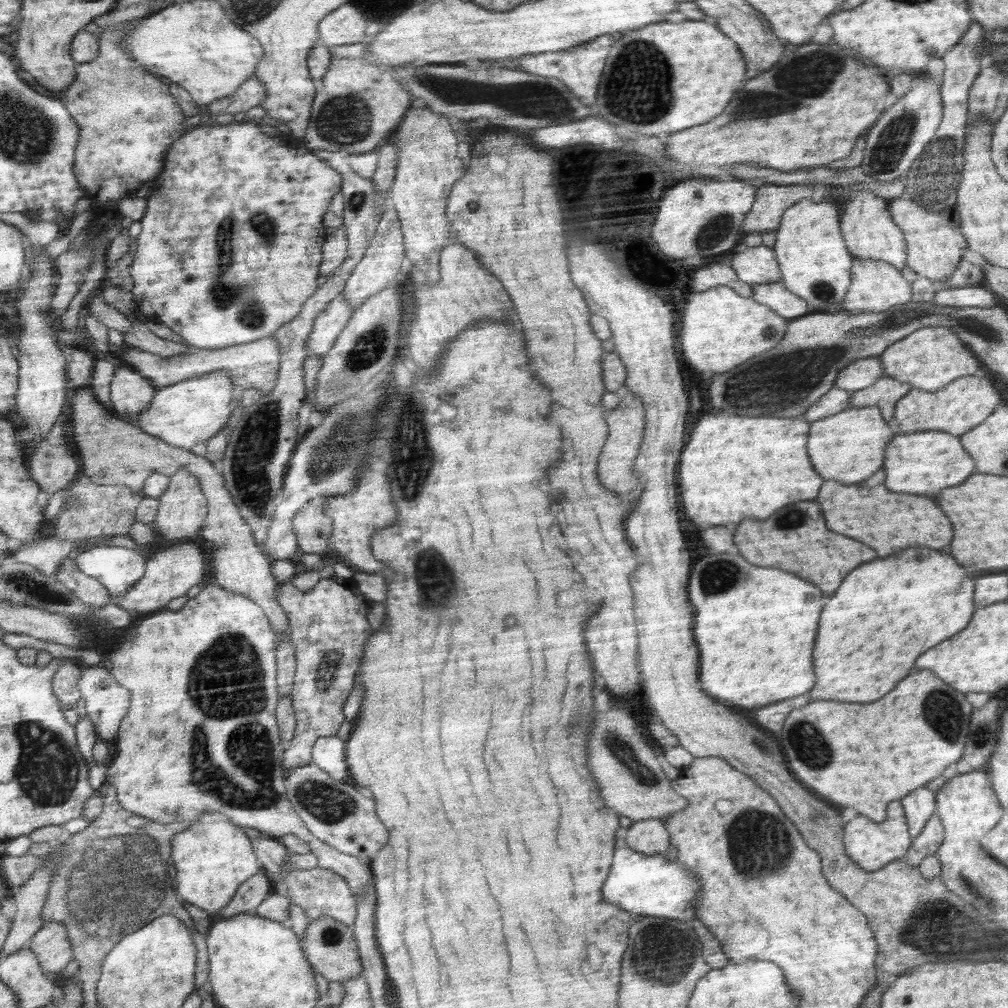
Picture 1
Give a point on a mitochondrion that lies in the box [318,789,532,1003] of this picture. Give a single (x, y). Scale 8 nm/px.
(332, 936)

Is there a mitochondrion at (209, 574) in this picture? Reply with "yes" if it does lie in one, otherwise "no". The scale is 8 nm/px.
no

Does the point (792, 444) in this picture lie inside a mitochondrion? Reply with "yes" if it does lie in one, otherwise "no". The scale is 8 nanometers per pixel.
no

